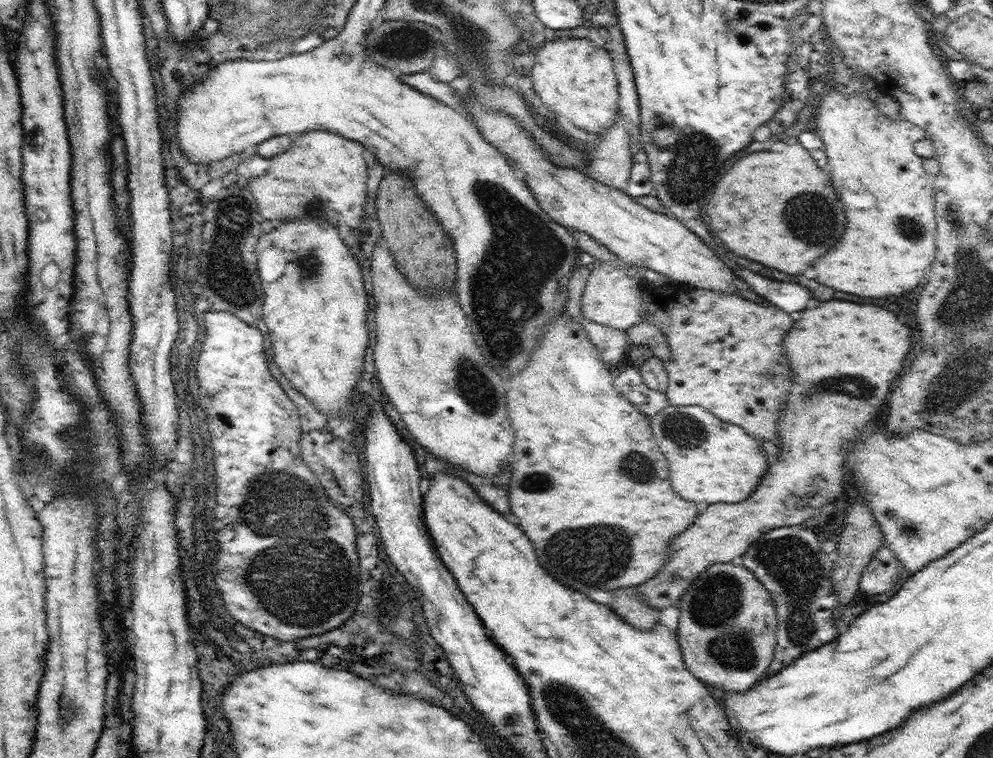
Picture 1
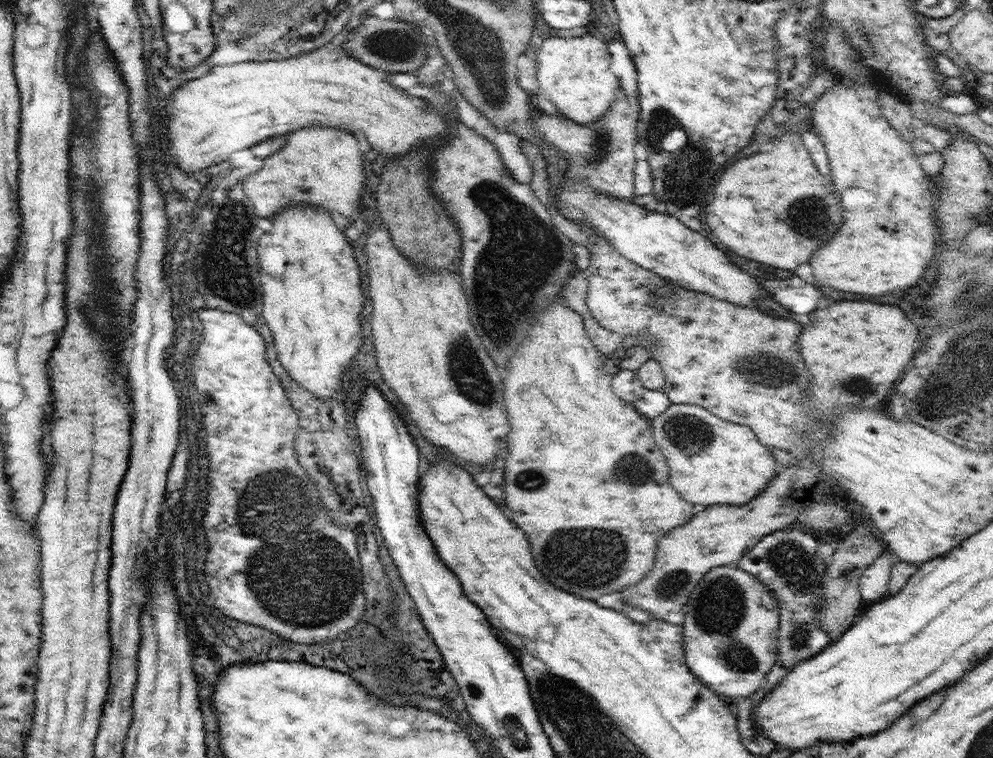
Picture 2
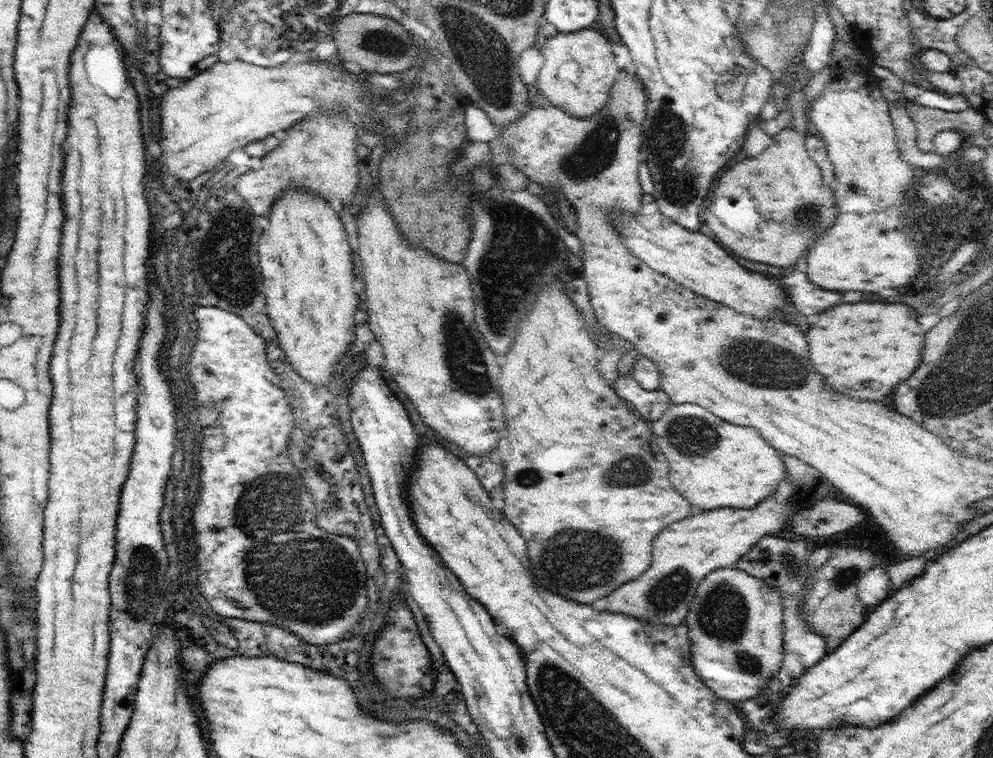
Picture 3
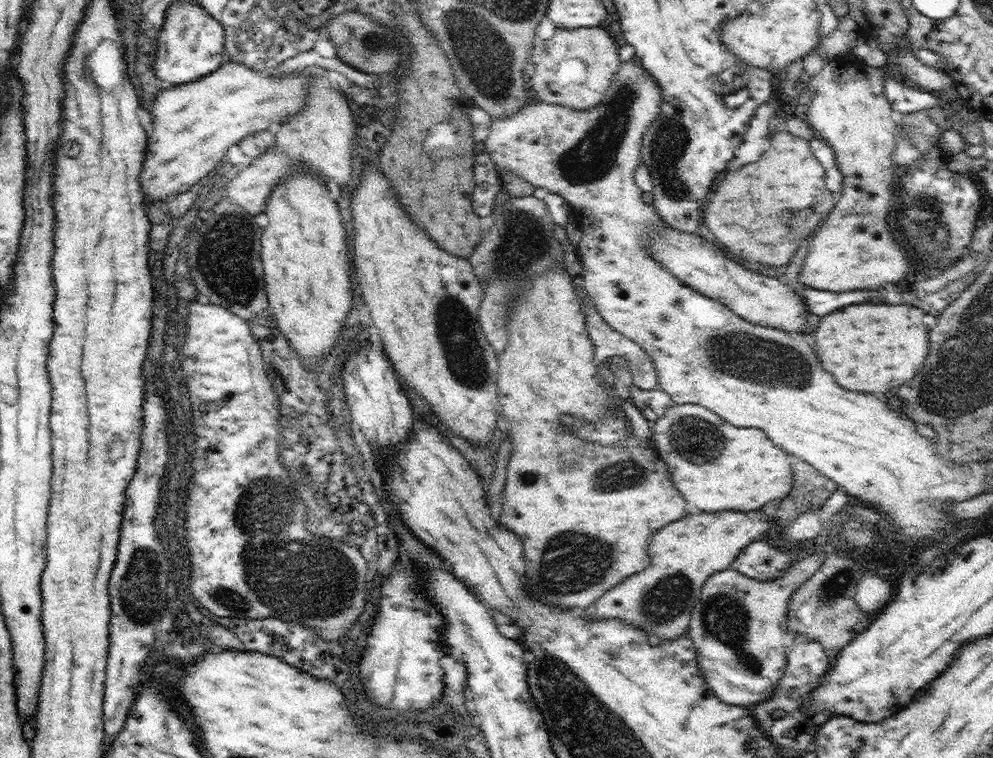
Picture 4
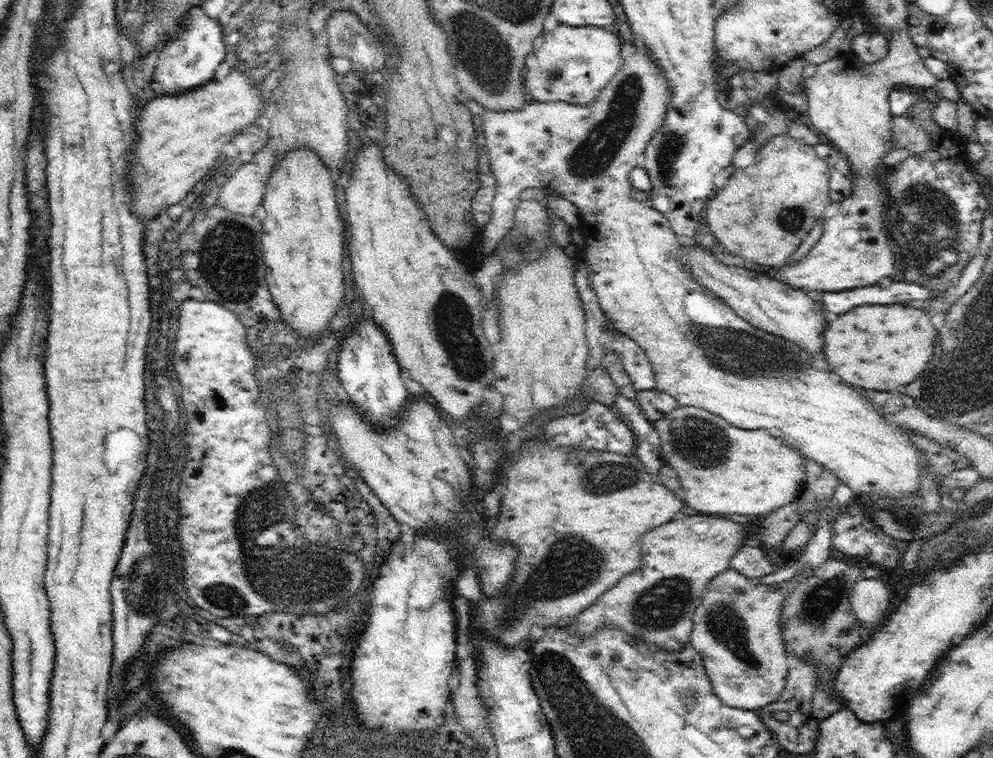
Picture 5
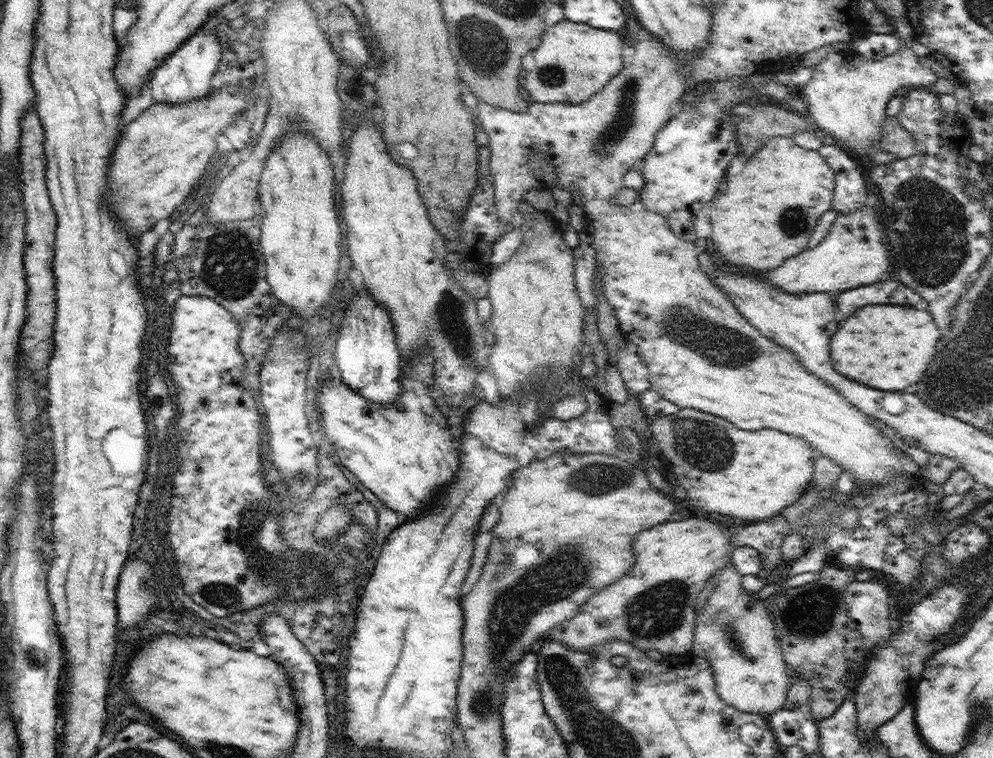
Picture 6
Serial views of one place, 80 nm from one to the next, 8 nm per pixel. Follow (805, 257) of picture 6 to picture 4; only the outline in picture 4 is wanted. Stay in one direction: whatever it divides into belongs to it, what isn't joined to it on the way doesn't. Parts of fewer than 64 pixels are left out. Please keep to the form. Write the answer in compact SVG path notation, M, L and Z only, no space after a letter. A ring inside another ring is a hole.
M906 42L904 48L892 52L884 66L872 68L857 59L833 58L824 63L822 70L816 76L805 79L803 86L809 87L812 97L808 104L807 116L810 126L834 150L838 168L843 174L843 191L840 201L824 219L824 224L816 232L812 240L810 254L799 272L799 281L810 288L818 290L832 290L832 292L848 292L848 290L878 290L884 282L900 282L908 274L908 256L906 250L896 244L898 238L894 226L893 211L898 201L898 192L901 187L900 175L896 174L896 165L892 161L896 146L896 138L900 130L892 119L890 112L893 108L884 93L884 79L886 73L895 74L902 81L925 87L930 92L942 92L950 86L956 86L954 79L950 79L944 71L934 70L924 64L918 53L912 50Z

